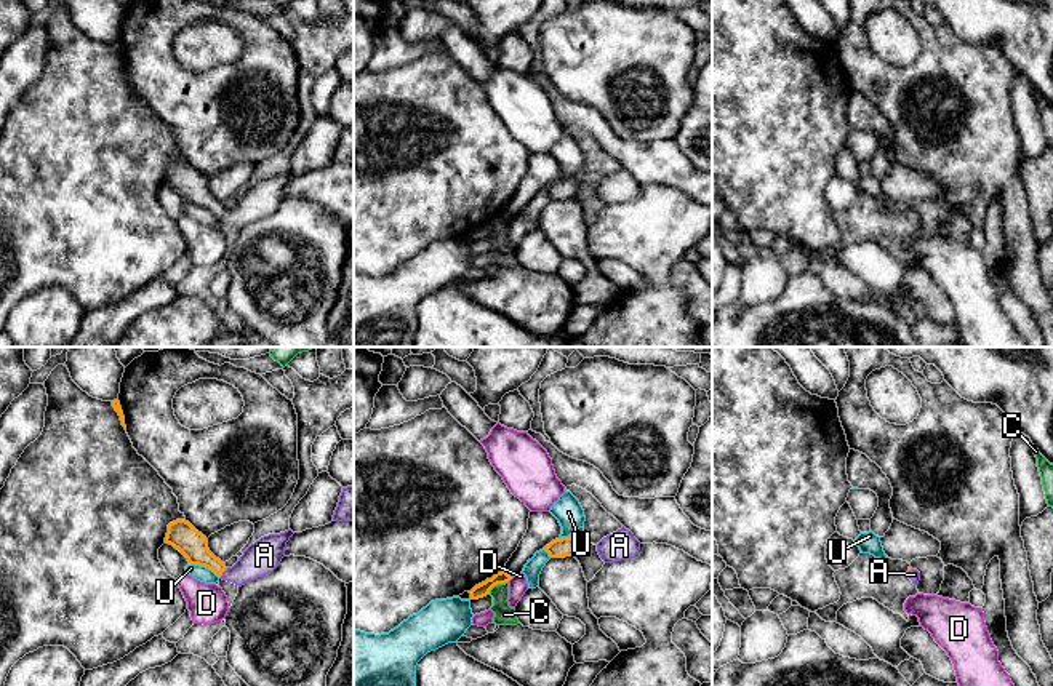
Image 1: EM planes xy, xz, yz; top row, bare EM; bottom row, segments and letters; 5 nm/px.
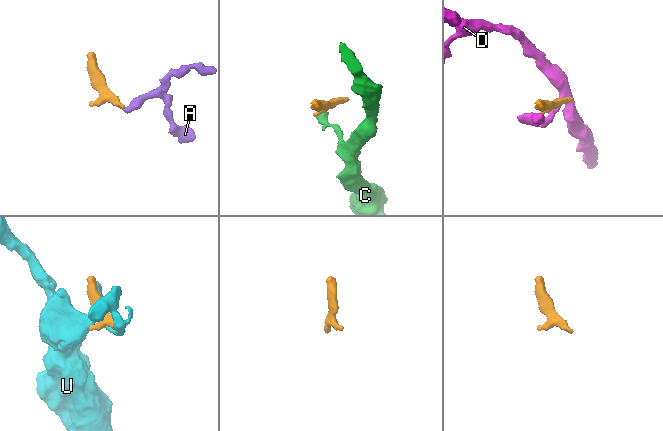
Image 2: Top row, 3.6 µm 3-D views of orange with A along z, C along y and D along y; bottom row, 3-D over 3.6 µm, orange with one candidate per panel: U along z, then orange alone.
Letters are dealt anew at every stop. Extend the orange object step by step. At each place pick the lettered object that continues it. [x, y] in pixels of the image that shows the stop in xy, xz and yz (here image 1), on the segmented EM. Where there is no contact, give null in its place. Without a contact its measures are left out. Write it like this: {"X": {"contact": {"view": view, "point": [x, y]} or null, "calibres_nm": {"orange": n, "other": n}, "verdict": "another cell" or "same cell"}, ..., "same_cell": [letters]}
{"A": {"contact": {"view": "xy", "point": [223, 571]}, "calibres_nm": {"orange": 140, "other": 170}, "verdict": "same cell"}, "C": {"contact": {"view": "xz", "point": [496, 584]}, "calibres_nm": {"orange": 70, "other": 100}, "verdict": "another cell"}, "D": {"contact": {"view": "xz", "point": [509, 579]}, "calibres_nm": {"orange": 70, "other": 100}, "verdict": "another cell"}, "U": {"contact": {"view": "xy", "point": [205, 566]}, "calibres_nm": {"orange": 150, "other": 80}, "verdict": "another cell"}, "same_cell": ["A"]}

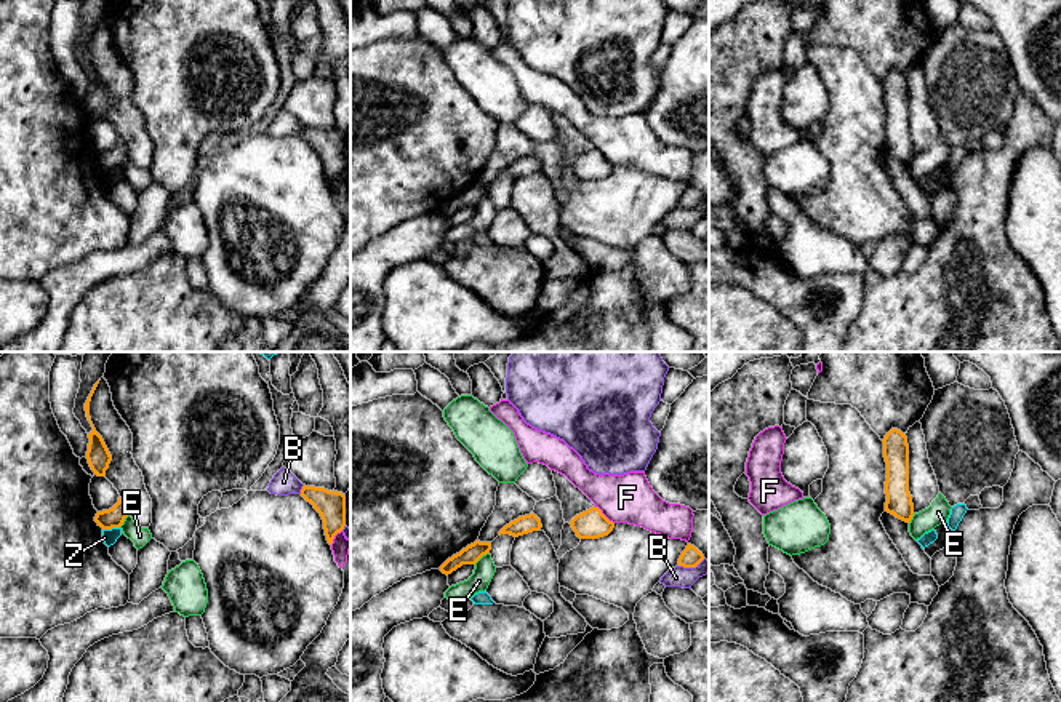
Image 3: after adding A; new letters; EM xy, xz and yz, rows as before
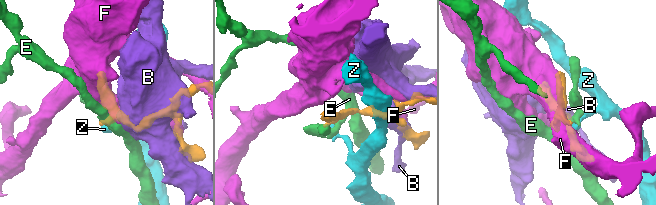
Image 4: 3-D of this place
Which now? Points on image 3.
{"B": {"contact": {"view": "xy", "point": [301, 490]}, "calibres_nm": {"orange": 140, "other": 120}, "verdict": "another cell"}, "E": {"contact": {"view": "xz", "point": [480, 557]}, "calibres_nm": {"orange": 90, "other": 100}, "verdict": "another cell"}, "F": {"contact": {"view": "xz", "point": [604, 515]}, "calibres_nm": {"orange": 150, "other": 240}, "verdict": "another cell"}, "Z": {"contact": {"view": "xy", "point": [111, 528]}, "calibres_nm": {"orange": 100, "other": 80}, "verdict": "another cell"}, "same_cell": []}

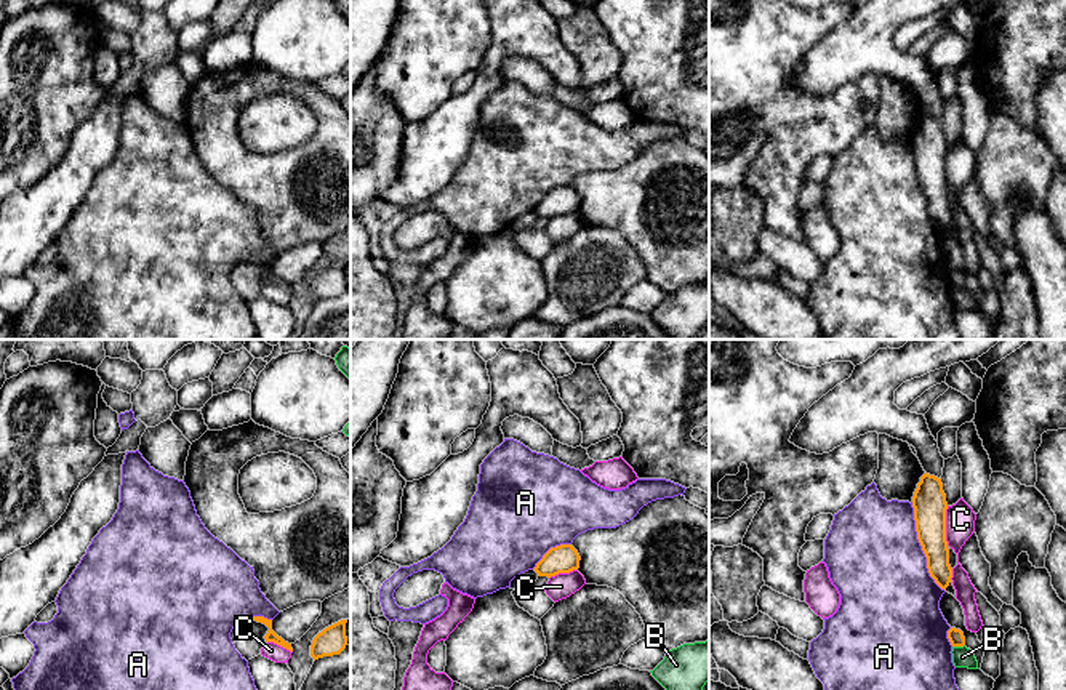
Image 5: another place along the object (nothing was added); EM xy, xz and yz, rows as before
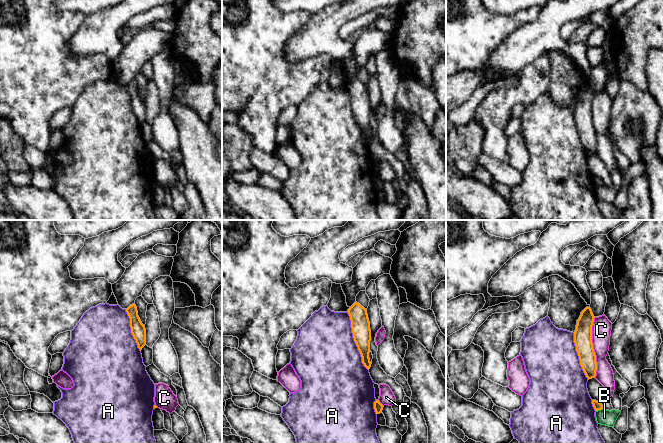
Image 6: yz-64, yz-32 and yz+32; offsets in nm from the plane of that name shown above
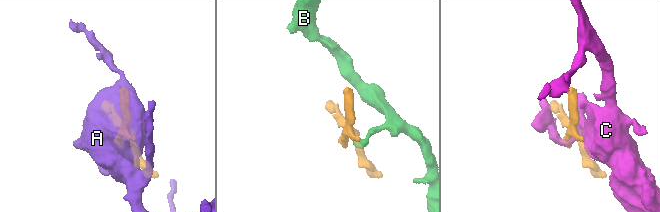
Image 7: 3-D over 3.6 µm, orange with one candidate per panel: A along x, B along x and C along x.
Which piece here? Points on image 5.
{"A": {"contact": {"view": "yz", "point": [922, 548]}, "calibres_nm": {"orange": 170, "other": 480}, "verdict": "same cell"}, "B": {"contact": {"view": "yz", "point": [957, 645]}, "calibres_nm": {"orange": 80, "other": 110}, "verdict": "another cell"}, "C": {"contact": {"view": "yz", "point": [945, 525]}, "calibres_nm": {"orange": 170, "other": 140}, "verdict": "another cell"}, "same_cell": ["A"]}

